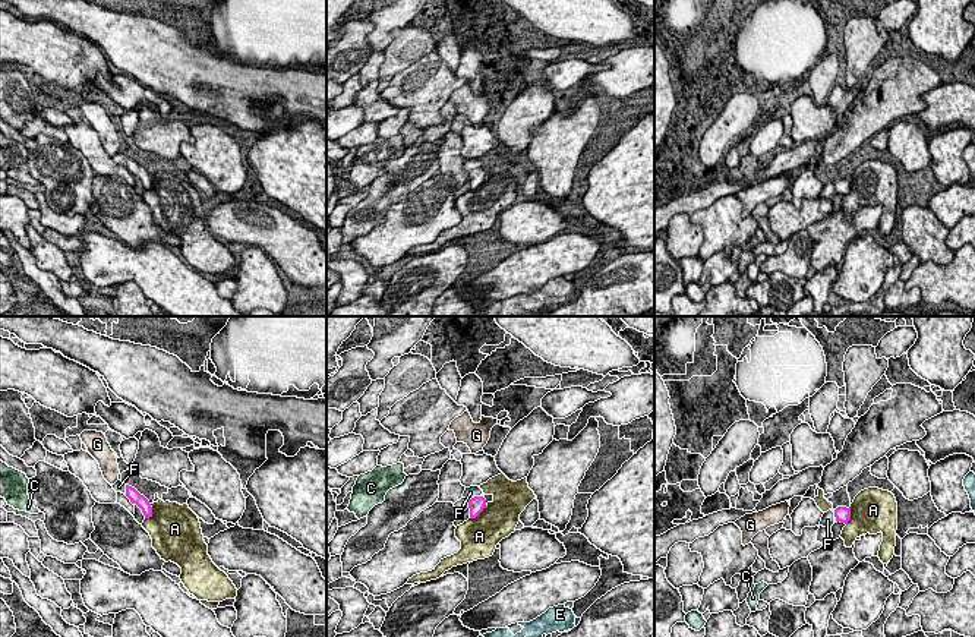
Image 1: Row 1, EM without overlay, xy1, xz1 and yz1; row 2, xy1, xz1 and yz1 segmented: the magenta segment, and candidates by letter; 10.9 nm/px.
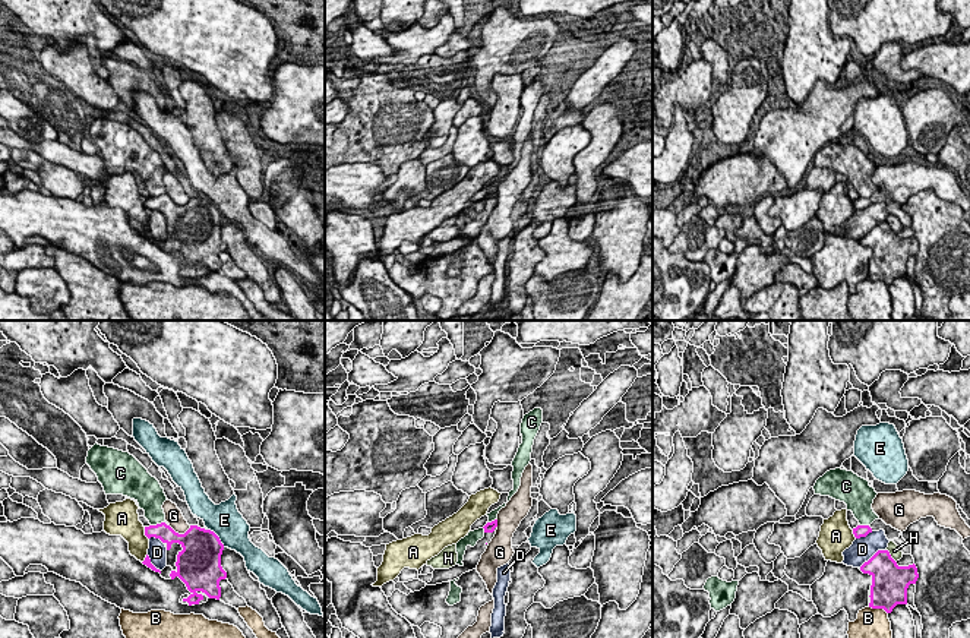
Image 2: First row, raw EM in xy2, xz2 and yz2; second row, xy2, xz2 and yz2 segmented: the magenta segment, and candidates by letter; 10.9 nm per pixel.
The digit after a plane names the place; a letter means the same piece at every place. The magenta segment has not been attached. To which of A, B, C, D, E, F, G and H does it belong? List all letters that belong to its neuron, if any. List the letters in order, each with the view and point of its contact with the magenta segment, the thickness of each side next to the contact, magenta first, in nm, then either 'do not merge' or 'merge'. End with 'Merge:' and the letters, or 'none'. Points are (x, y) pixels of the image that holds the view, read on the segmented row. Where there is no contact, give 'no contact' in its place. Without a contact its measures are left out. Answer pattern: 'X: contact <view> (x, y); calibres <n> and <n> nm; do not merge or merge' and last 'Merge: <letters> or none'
A: contact xy1 (151, 513); calibres 140 and 460 nm; do not merge
B: contact yz2 (878, 608); calibres 400 and 320 nm; do not merge
C: contact xy2 (157, 524); calibres 190 and 240 nm; do not merge
D: contact yz2 (874, 555); calibres 320 and 260 nm; do not merge
E: contact xy2 (218, 537); calibres 440 and 360 nm; do not merge
F: contact xz1 (475, 497); calibres 170 and 130 nm; merge
G: contact xy2 (180, 534); calibres 380 and 190 nm; do not merge
H: contact yz2 (890, 556); calibres 360 and 130 nm; do not merge
Merge: F

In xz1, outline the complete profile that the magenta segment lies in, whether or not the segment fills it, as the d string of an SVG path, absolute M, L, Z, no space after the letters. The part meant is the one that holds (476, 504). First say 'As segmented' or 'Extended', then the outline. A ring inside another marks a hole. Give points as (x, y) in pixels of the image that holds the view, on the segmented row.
Extended. M479 486L466 488L463 498L468 501L470 518L476 518L483 511L486 499L482 495L483 491Z

